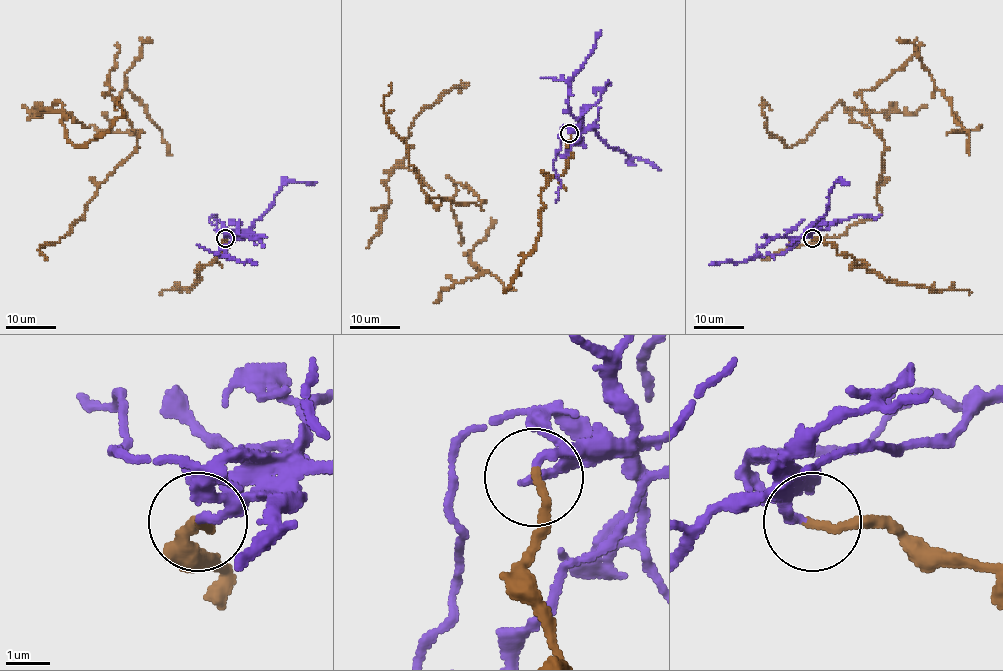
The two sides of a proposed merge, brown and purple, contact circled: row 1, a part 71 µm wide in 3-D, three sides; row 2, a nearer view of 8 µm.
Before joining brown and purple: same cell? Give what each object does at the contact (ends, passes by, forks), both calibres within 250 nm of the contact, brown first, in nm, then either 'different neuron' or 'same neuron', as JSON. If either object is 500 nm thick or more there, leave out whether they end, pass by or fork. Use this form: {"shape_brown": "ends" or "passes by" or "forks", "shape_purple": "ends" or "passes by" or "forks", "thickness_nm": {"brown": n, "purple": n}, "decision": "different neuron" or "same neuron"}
{"shape_brown": "ends", "shape_purple": "ends", "thickness_nm": {"brown": 190, "purple": 180}, "decision": "different neuron"}

